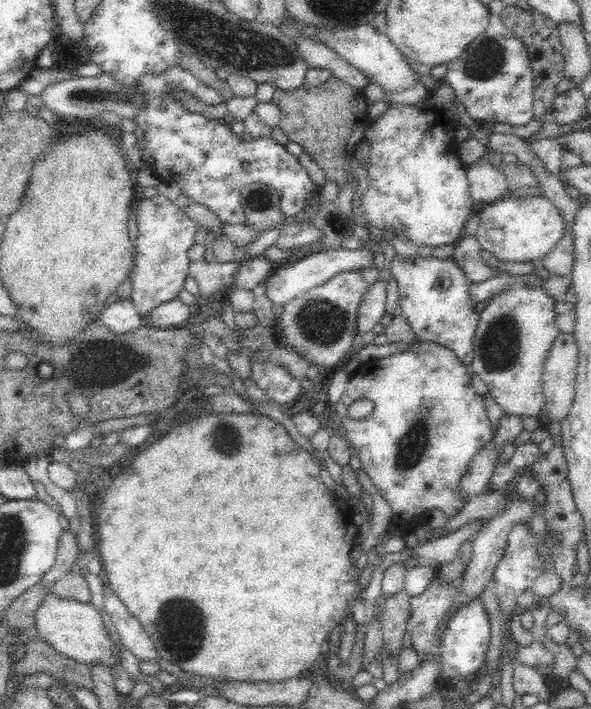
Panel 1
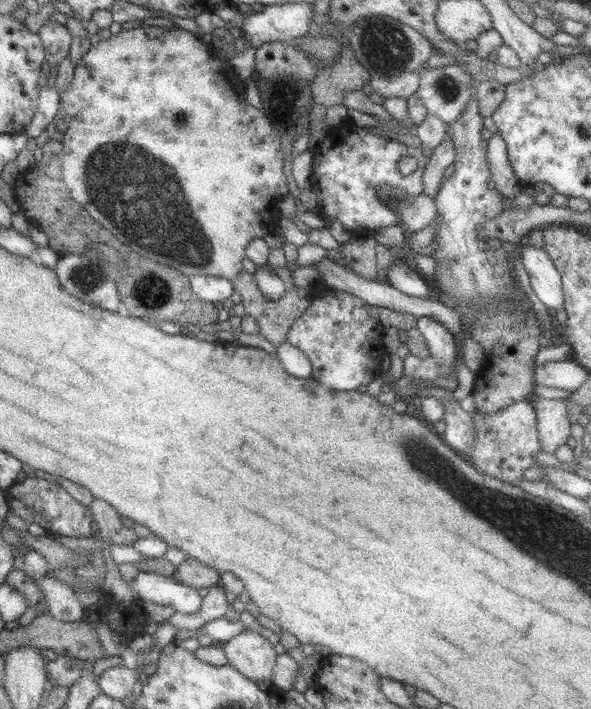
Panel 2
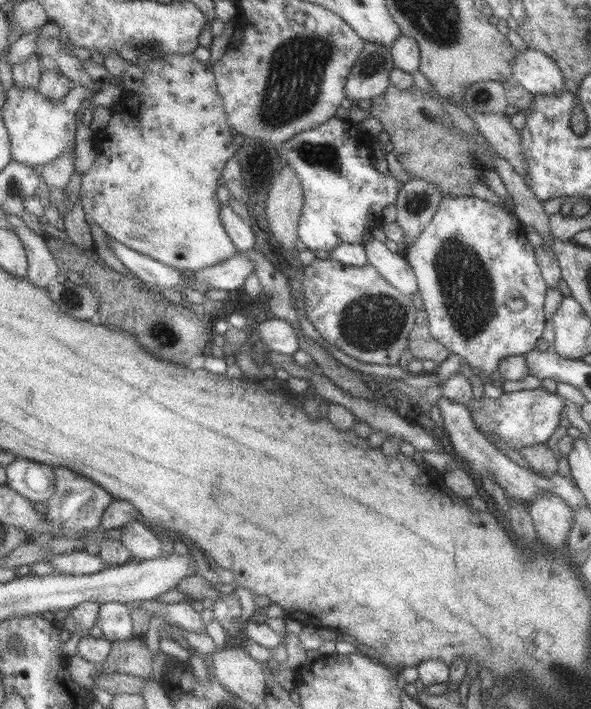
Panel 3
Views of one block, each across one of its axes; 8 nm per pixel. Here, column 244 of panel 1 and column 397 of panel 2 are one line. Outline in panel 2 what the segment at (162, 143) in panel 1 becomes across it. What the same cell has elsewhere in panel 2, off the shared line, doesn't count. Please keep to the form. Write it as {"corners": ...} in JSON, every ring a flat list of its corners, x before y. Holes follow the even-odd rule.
{"corners":[[351,125,349,136,335,142,323,140,314,156,313,186,317,202,315,210,324,217,325,222,337,220,348,233,367,232,387,226,398,225,397,213,387,209,375,199,375,190,379,186,395,186,409,198,415,198,423,190,422,174,428,157,421,150,390,140,387,137,371,133,369,127],[401,156,412,156,416,160,416,169,411,176,404,177,397,169]]}

